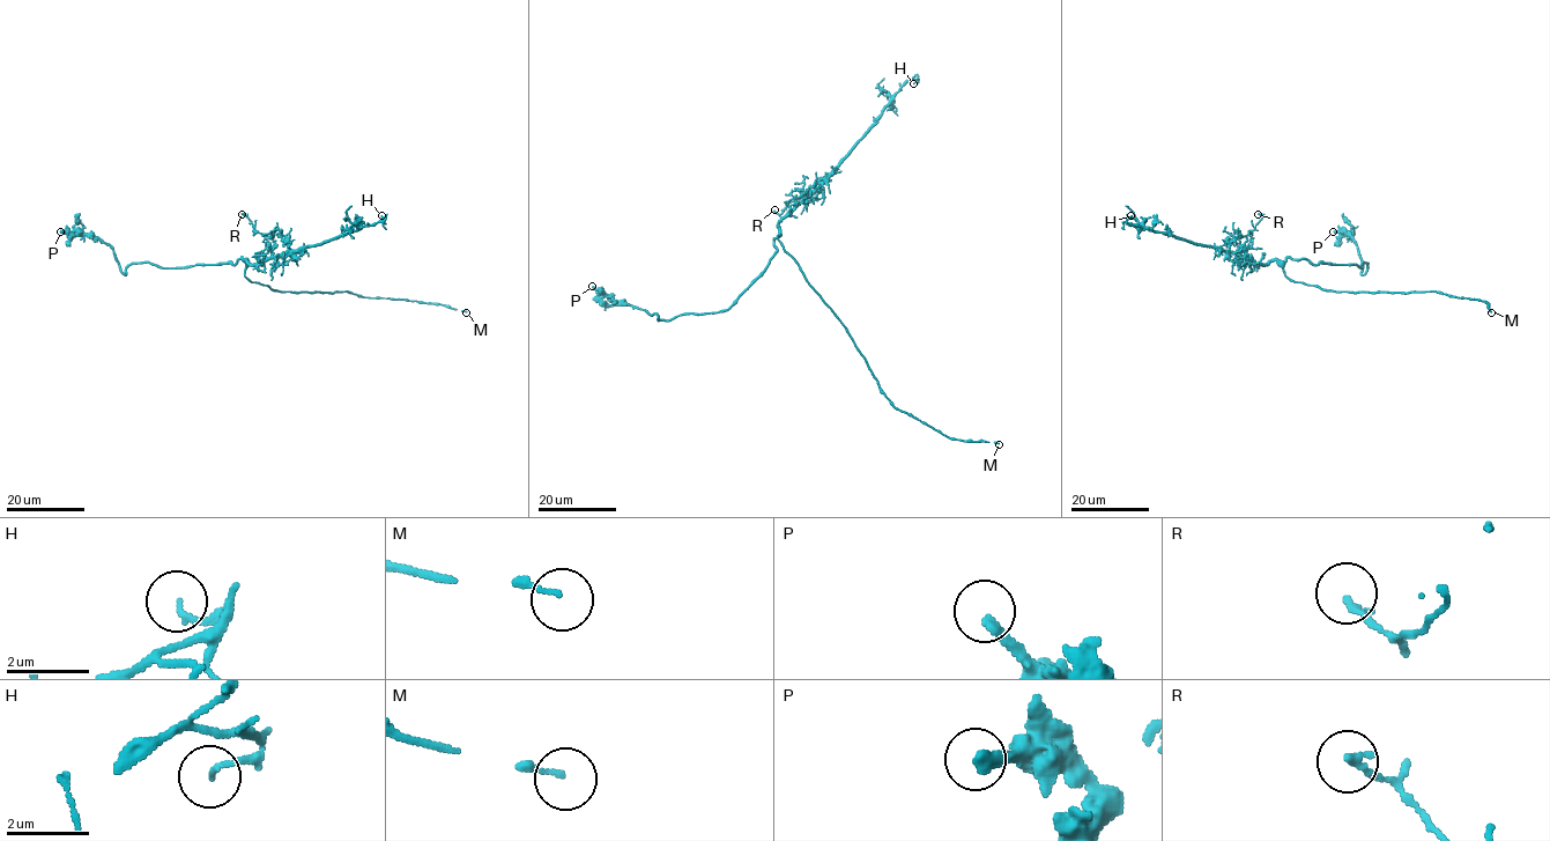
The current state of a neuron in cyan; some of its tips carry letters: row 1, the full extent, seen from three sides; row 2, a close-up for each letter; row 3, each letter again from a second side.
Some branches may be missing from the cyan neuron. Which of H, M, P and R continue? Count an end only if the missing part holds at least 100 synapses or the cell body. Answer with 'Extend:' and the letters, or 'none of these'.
Extend: M

